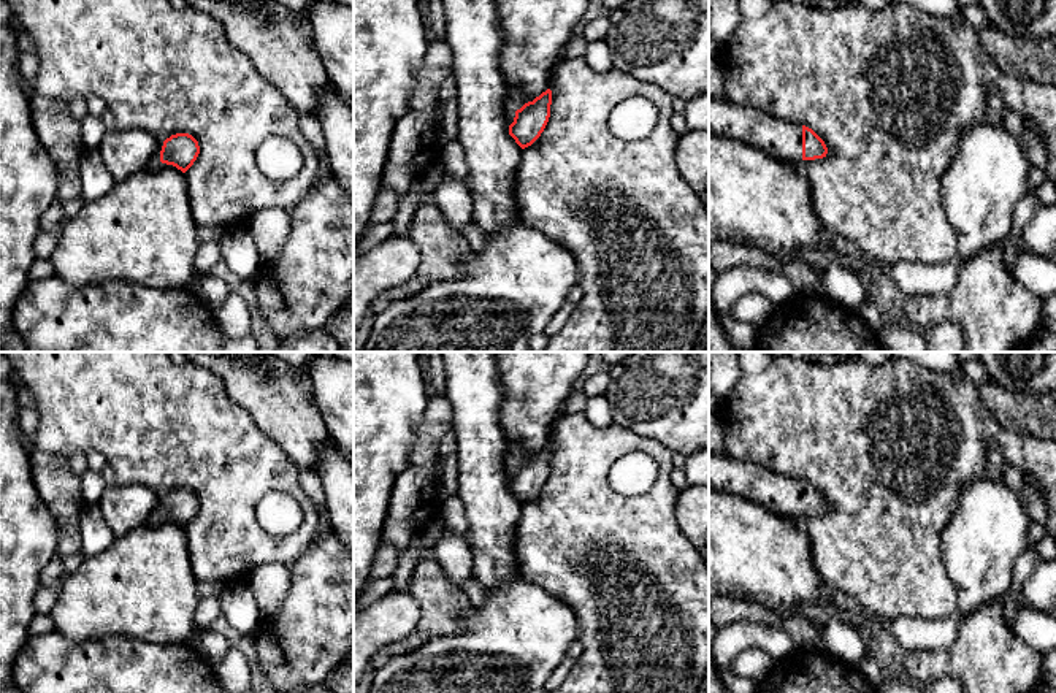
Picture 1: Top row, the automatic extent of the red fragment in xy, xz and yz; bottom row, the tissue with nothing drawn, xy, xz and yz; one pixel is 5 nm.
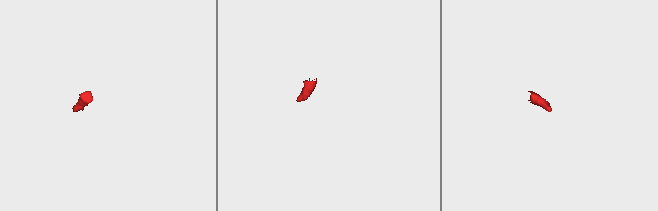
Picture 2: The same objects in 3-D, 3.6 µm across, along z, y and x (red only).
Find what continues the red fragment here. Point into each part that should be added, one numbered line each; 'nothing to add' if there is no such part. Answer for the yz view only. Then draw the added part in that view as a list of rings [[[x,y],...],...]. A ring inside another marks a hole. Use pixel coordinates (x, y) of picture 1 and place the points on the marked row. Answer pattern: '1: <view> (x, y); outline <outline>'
1: yz (777, 138); outline [[[725,95],[709,100],[709,132],[740,141],[772,159],[802,160],[802,125],[733,103]]]

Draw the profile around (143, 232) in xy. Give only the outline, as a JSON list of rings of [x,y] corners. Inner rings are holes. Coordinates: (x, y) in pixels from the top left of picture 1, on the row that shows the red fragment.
[[[160,162],[157,170],[135,173],[114,182],[105,197],[84,201],[81,211],[59,232],[49,260],[55,274],[75,285],[121,279],[155,289],[181,289],[195,276],[200,244],[186,174]]]

